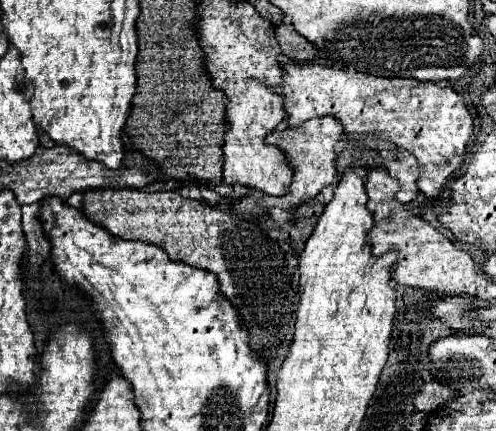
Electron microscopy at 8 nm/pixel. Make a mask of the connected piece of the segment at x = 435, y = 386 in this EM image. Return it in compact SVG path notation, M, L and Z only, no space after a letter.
M436 381L426 383L422 387L422 391L418 393L418 397L416 397L416 409L426 411L426 413L436 411L442 405L446 405L452 397L456 397L456 393L458 391L450 389L448 385L442 385L442 383L436 383Z

